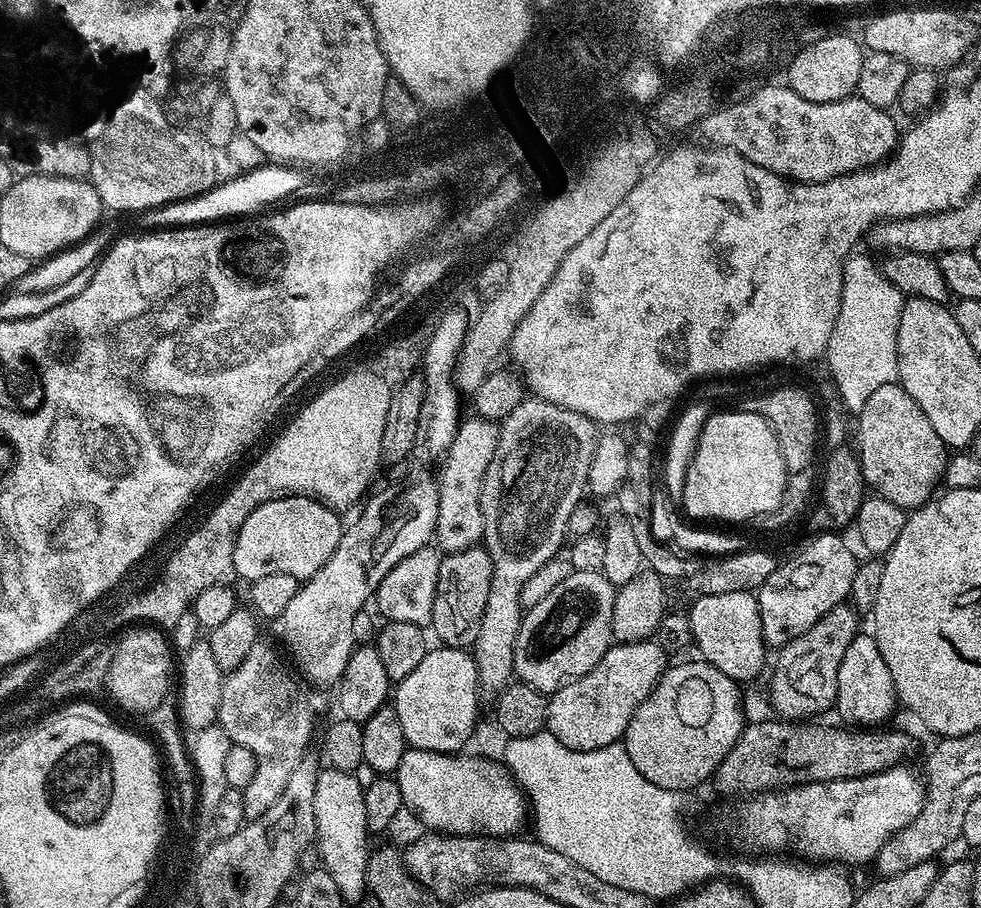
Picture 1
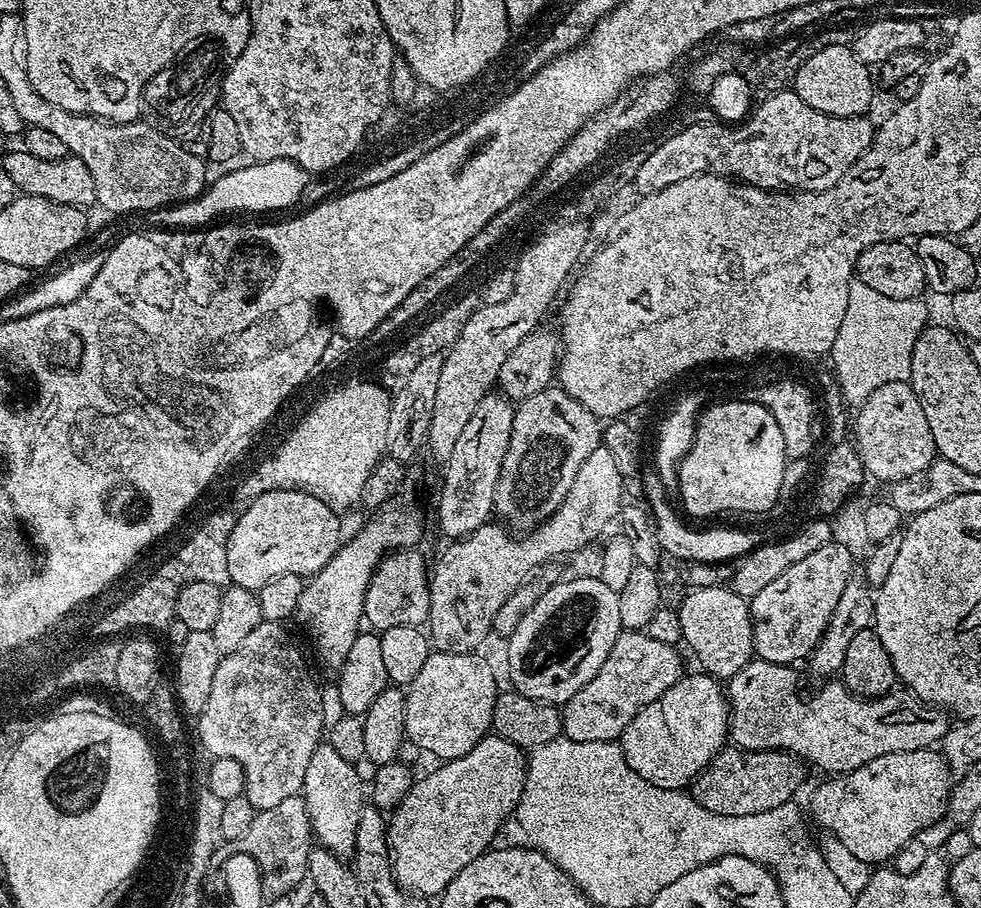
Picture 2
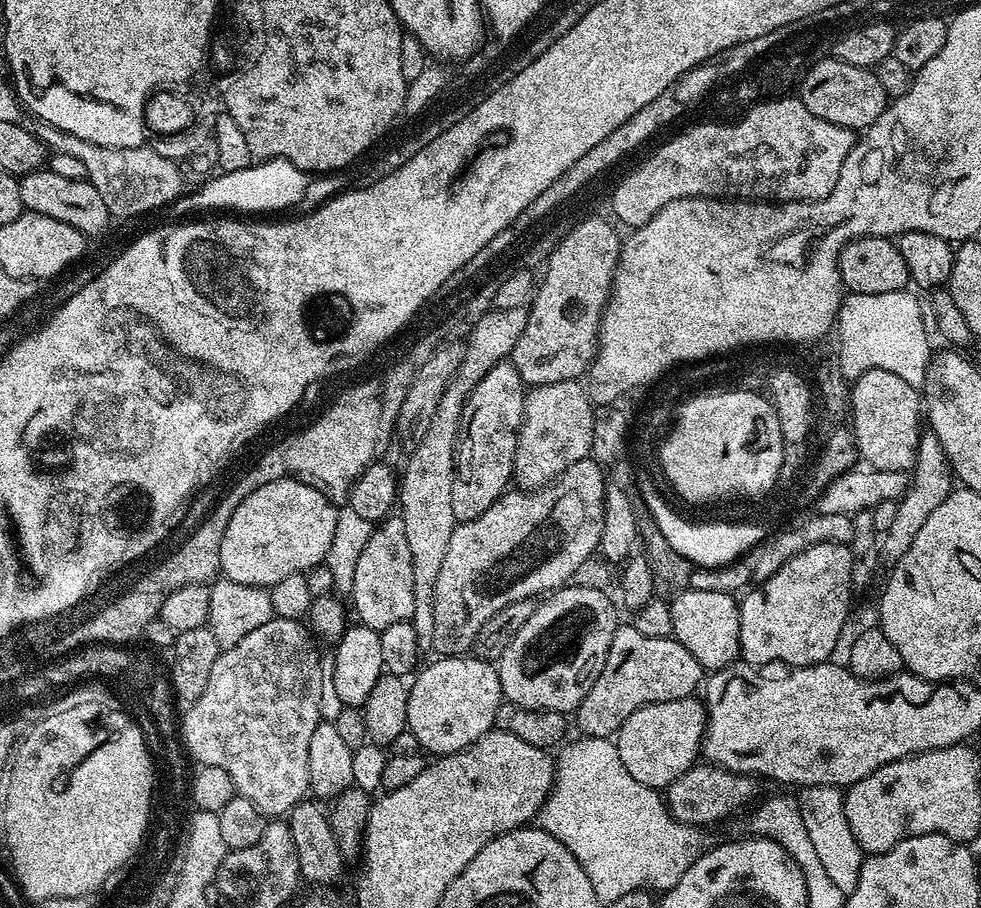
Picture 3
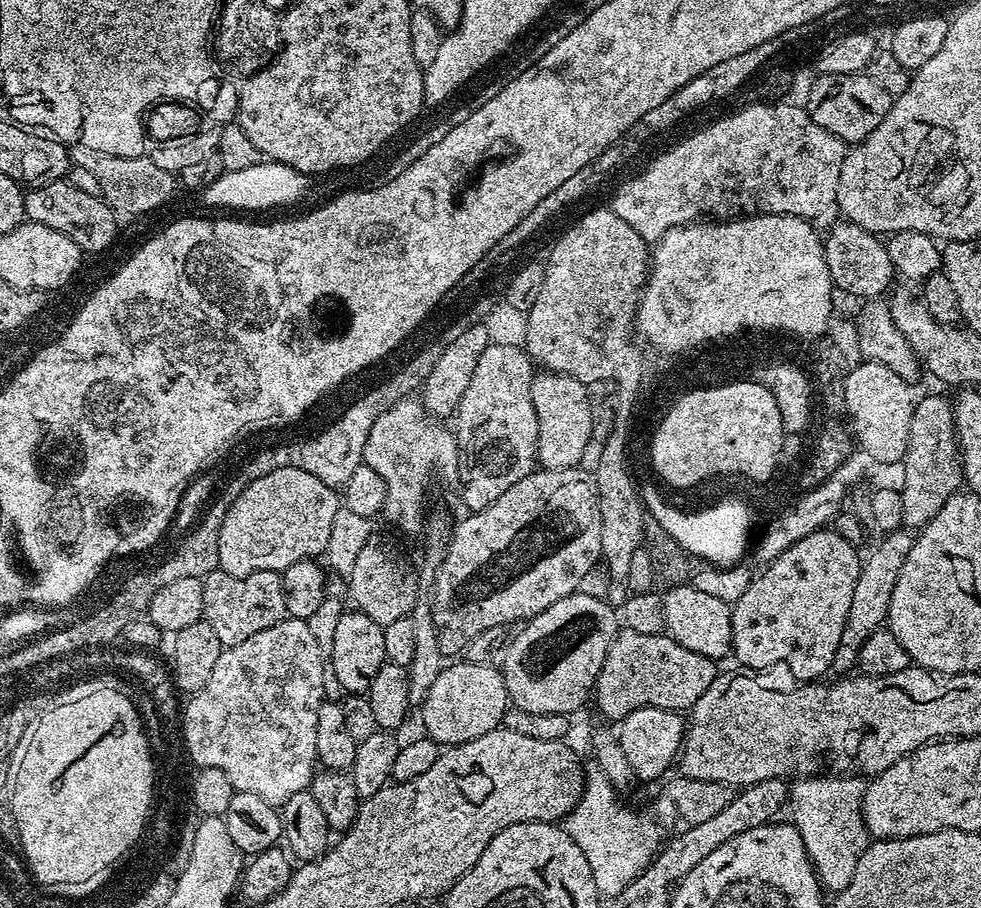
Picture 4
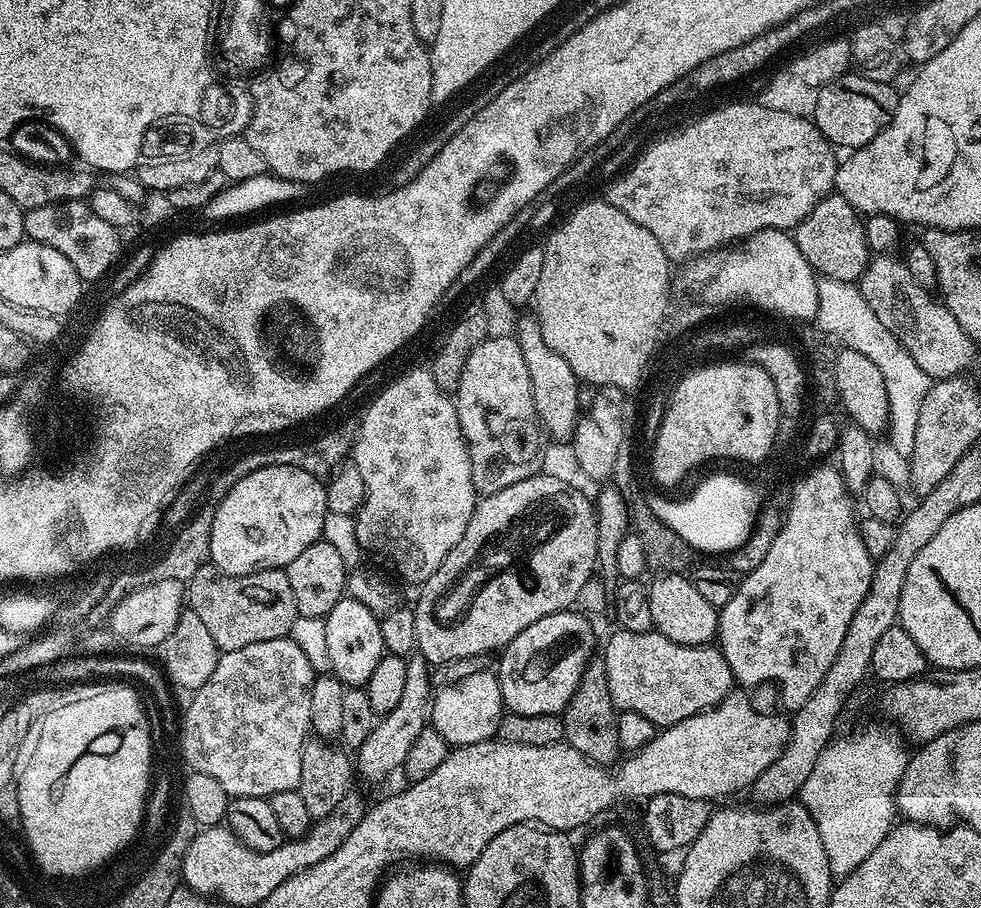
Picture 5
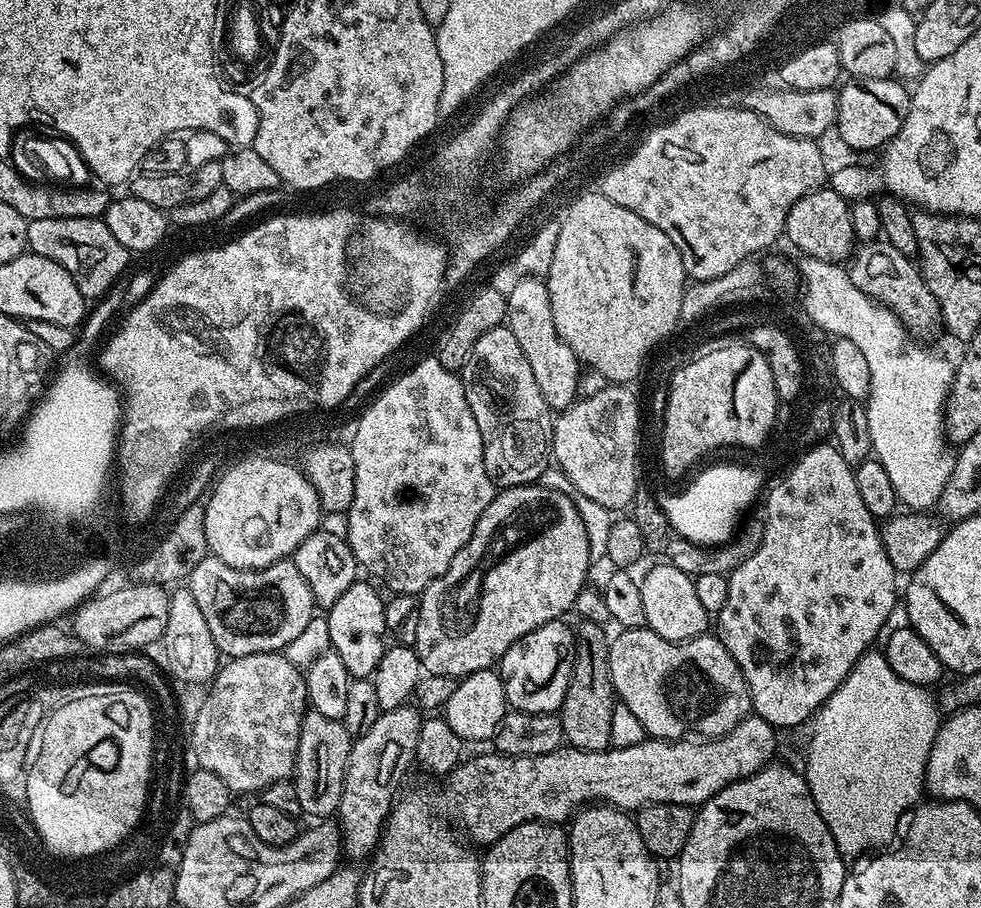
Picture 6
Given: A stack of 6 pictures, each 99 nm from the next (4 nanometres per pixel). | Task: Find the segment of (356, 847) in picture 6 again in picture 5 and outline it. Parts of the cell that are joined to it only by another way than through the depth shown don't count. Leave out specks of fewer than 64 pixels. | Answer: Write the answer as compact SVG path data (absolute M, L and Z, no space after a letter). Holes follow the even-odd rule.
M413 654L407 657L408 666L406 668L406 683L402 698L390 714L379 717L376 721L376 729L362 742L362 746L355 753L354 768L364 780L376 784L379 780L384 780L392 771L403 769L406 760L406 754L410 754L410 746L414 746L418 734L422 734L424 728L430 724L430 705L434 695L432 688L432 676L430 665L423 656Z

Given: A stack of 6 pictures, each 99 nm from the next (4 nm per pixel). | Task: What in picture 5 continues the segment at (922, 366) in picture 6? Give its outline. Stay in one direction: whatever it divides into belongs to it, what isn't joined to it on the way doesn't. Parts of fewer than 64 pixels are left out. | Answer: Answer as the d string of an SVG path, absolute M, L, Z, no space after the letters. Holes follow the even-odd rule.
M831 280L821 288L820 319L829 331L844 337L844 348L852 348L858 354L866 354L878 370L882 370L882 378L886 382L888 395L888 427L887 435L892 435L892 448L901 452L904 458L911 457L916 433L916 419L920 413L920 403L930 387L930 377L923 372L910 358L906 349L901 348L898 338L882 326L878 314L870 310L866 298L862 298L859 287L855 283L847 284L841 280Z

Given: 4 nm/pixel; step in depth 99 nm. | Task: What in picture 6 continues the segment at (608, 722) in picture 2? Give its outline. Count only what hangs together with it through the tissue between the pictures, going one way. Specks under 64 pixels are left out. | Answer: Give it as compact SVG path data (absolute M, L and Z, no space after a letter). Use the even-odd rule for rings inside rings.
M647 626L643 628L626 628L617 631L617 636L611 637L608 645L608 657L610 658L610 678L612 679L612 688L616 691L619 703L626 705L634 714L634 718L638 718L638 722L642 722L645 733L649 737L657 740L679 740L687 737L691 728L696 728L700 724L700 728L705 737L715 738L723 736L725 732L729 732L739 720L744 719L750 712L750 697L748 695L748 684L744 680L742 670L734 662L734 658L726 650L726 646L712 634L705 634L703 636L696 636L692 640L667 640L658 634L654 634L654 630L650 630ZM720 700L724 700L724 712L712 712L719 706Z

